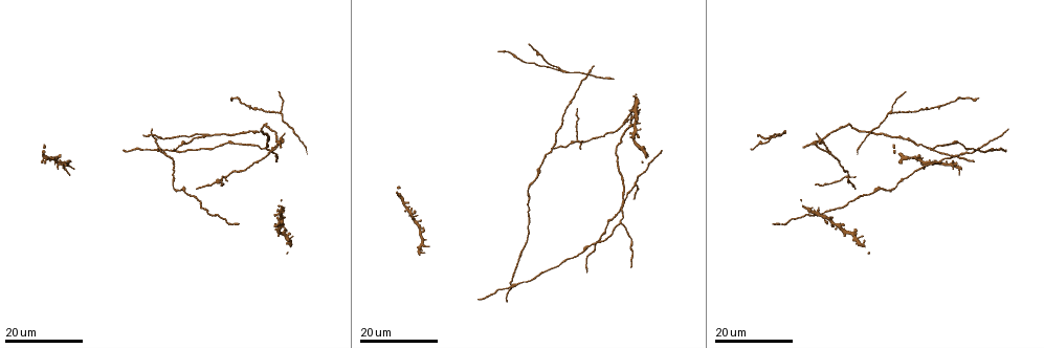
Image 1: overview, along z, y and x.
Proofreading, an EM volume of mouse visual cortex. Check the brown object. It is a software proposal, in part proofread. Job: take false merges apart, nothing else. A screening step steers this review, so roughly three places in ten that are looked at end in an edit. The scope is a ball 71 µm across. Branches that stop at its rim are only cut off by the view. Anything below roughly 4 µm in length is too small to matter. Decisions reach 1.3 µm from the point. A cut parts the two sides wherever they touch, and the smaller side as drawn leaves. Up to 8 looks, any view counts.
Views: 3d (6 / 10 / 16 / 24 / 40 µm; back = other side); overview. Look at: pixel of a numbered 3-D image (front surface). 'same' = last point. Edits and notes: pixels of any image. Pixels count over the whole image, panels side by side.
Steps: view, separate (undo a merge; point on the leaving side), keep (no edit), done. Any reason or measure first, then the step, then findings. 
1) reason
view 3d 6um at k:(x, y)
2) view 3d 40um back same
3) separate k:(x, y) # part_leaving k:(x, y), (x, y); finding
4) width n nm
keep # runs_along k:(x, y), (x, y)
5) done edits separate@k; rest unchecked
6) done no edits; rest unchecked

thin neck
view 3d 16um at 1:(620, 139)

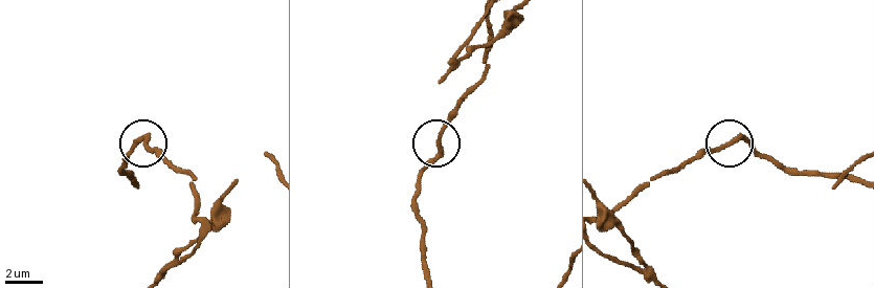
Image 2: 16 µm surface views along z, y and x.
view 3d 6um at 2:(147, 146)

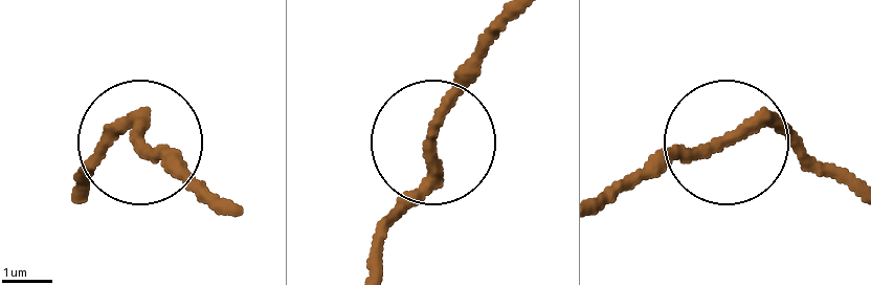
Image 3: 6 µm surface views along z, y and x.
width 230 nm
keep # runs_along 3:(83, 188), (133, 129), (203, 179); all the same neuron

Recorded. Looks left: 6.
looks like a crossing
view 3d 24um at 1:(848, 177)

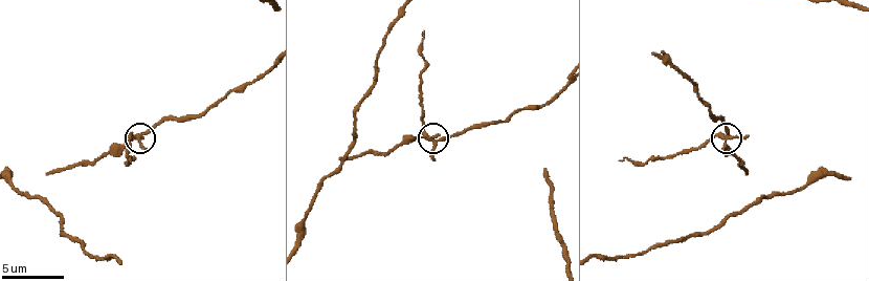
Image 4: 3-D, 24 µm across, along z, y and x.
view 3d 10um at 4:(723, 137)

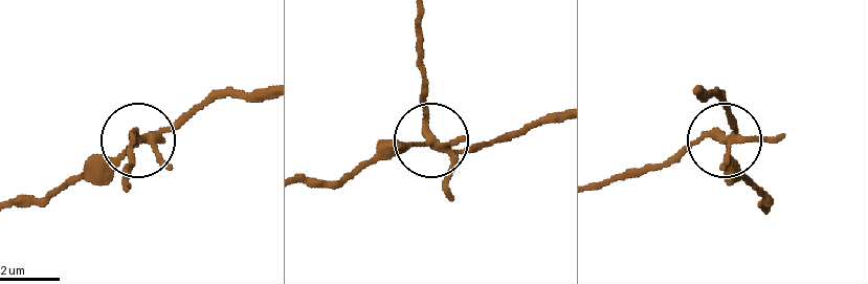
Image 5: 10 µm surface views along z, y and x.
width 200 nm
separate 5:(449, 193) # part_leaving 5:(445, 144), (425, 115), (418, 11); a second neuron is stuck on

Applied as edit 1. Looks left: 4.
three arms meet
view 3d 16um at 1:(626, 120)

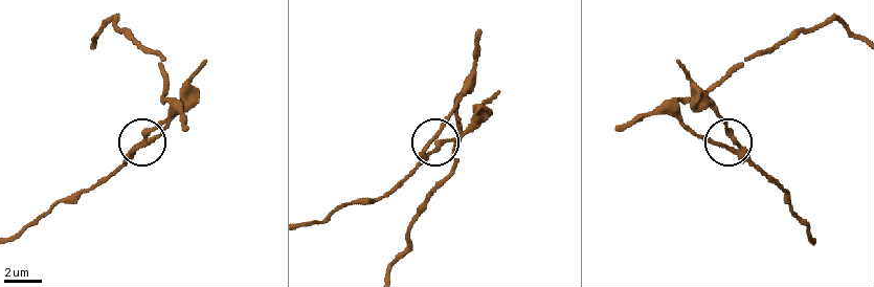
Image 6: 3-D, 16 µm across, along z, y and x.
zoom in
view 3d 10um at 6:(438, 148)

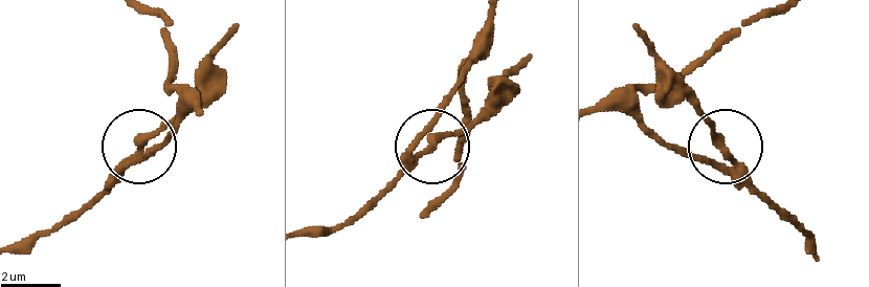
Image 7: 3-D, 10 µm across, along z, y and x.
separate 7:(142, 137) # part_leaving 7:(414, 162), (529, 60); two neurons meet here

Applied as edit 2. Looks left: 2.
done edits separate@5, separate@7; rest unchecked

